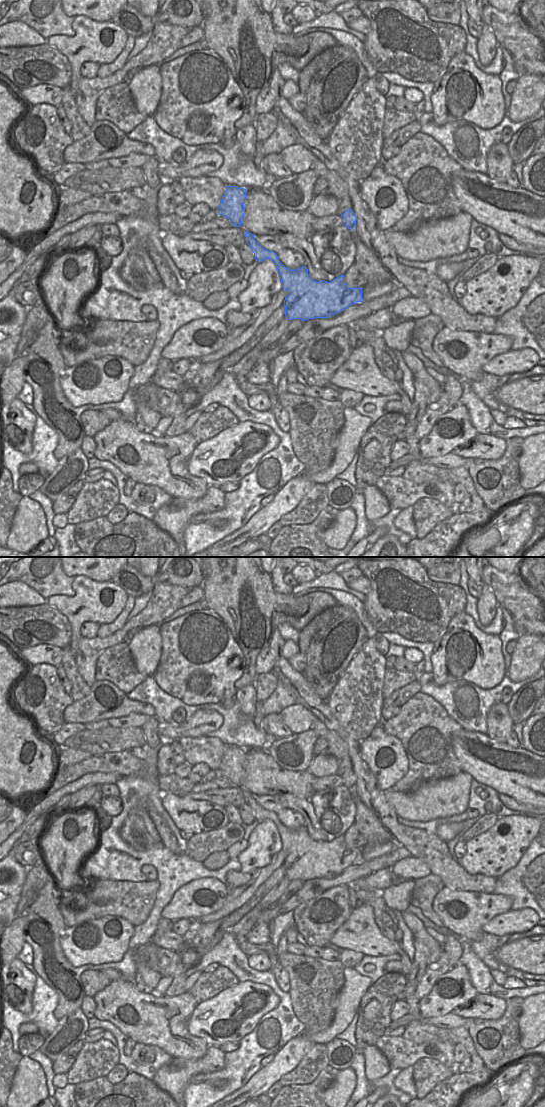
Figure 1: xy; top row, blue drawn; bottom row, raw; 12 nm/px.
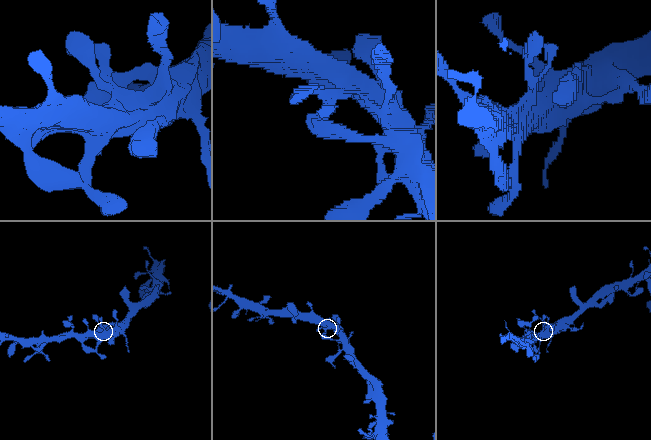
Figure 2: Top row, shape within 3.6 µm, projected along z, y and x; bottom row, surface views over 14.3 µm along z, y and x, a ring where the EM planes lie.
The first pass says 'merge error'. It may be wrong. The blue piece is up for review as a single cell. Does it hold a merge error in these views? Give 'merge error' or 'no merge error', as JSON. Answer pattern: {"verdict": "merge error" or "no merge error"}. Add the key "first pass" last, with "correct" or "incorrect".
{"verdict": "no merge error", "first pass": "incorrect"}

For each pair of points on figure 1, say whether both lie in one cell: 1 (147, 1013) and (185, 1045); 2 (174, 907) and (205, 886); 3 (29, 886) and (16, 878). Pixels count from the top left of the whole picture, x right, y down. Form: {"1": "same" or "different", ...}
{"1": "same", "2": "same", "3": "different"}

